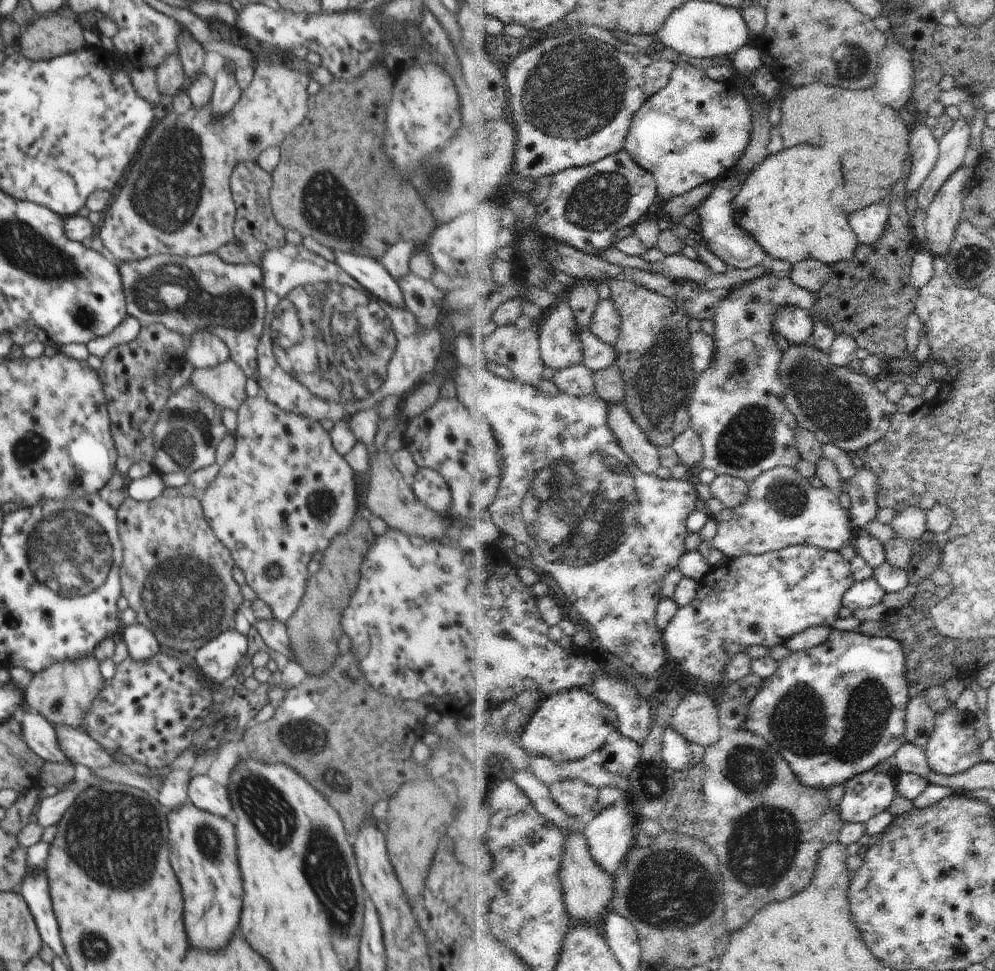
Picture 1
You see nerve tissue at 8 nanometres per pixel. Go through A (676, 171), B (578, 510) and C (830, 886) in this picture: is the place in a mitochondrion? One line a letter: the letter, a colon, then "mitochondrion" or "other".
A: other
B: mitochondrion
C: mitochondrion

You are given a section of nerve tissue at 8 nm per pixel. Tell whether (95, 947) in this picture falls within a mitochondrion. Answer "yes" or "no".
yes

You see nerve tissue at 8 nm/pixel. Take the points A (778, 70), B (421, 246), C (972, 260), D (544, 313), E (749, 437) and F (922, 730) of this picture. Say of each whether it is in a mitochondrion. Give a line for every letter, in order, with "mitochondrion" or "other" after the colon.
A: other
B: other
C: mitochondrion
D: other
E: mitochondrion
F: mitochondrion

